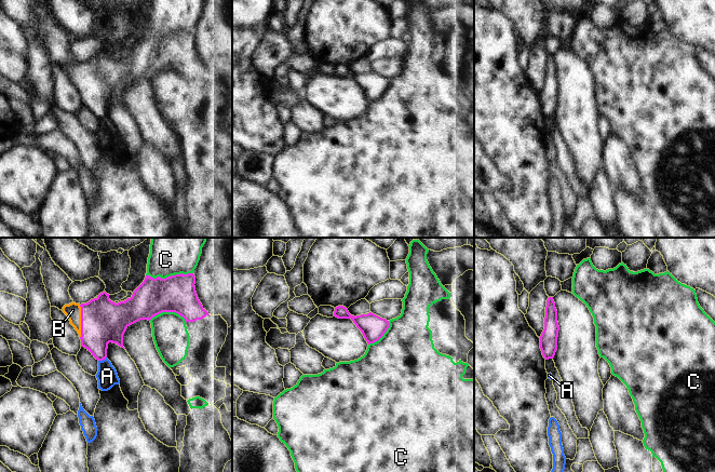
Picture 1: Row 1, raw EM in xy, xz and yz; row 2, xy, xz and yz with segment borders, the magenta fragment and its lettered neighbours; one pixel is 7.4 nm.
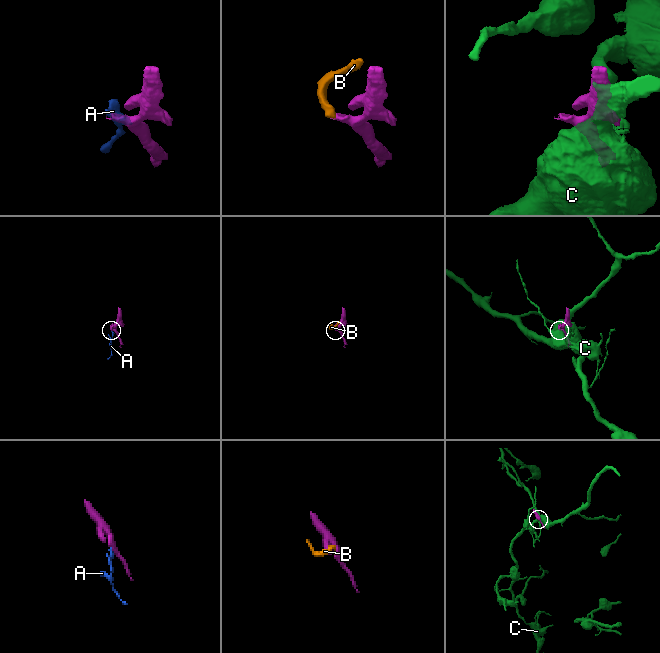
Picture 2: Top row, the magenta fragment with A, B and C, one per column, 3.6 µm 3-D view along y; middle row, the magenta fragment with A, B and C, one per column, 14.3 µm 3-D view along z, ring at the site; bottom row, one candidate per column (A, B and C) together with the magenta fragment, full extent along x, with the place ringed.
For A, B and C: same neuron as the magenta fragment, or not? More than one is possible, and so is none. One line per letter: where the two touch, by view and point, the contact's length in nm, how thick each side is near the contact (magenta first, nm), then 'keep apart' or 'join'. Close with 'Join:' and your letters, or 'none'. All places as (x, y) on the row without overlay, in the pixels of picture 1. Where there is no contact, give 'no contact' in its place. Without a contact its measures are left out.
A: xy (102, 118) | 70 nm | 280/150 nm | keep apart
B: xy (81, 79) | 240 nm | 320/120 nm | join
C: xy (169, 35) | 360 nm | 280/260 nm | keep apart
Join: B

